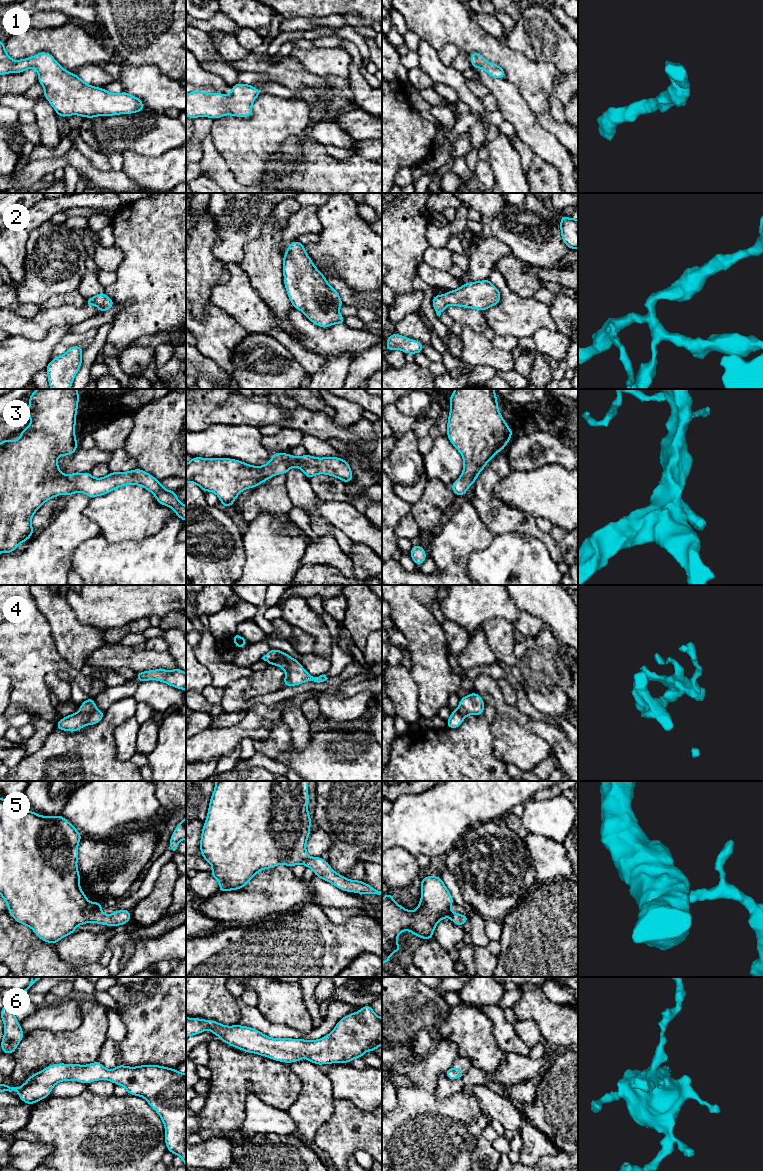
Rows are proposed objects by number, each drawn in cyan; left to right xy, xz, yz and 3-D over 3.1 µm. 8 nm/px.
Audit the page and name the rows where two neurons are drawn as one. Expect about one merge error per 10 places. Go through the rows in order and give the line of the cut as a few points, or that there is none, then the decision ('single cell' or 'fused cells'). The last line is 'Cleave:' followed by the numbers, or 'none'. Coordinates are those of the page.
1: no cut; single cell
2: no cut; single cell
3: no cut; single cell
4: no cut; single cell
5: no cut; single cell
6: no cut; single cell
Cleave: none

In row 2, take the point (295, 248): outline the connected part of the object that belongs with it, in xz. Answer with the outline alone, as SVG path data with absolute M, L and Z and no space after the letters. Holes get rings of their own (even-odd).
M293 241L283 255L283 276L287 295L292 306L314 324L327 328L344 324L345 318L338 312L344 305L338 292L328 284L306 254L305 245Z

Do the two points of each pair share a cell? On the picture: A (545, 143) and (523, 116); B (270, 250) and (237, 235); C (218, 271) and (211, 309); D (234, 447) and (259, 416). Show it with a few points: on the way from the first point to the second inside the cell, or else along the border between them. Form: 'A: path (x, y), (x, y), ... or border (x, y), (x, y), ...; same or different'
A: path (538, 136), (525, 123); same
B: border (265, 222), (239, 261); different
C: border (209, 301), (204, 316), (196, 318); different
D: border (228, 425), (246, 423), (255, 425), (258, 428); different

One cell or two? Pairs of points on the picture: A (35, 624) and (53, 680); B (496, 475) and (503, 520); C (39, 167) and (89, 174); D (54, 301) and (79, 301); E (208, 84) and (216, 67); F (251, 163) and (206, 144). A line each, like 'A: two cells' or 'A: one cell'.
A: two cells
B: one cell
C: one cell
D: one cell
E: two cells
F: two cells

